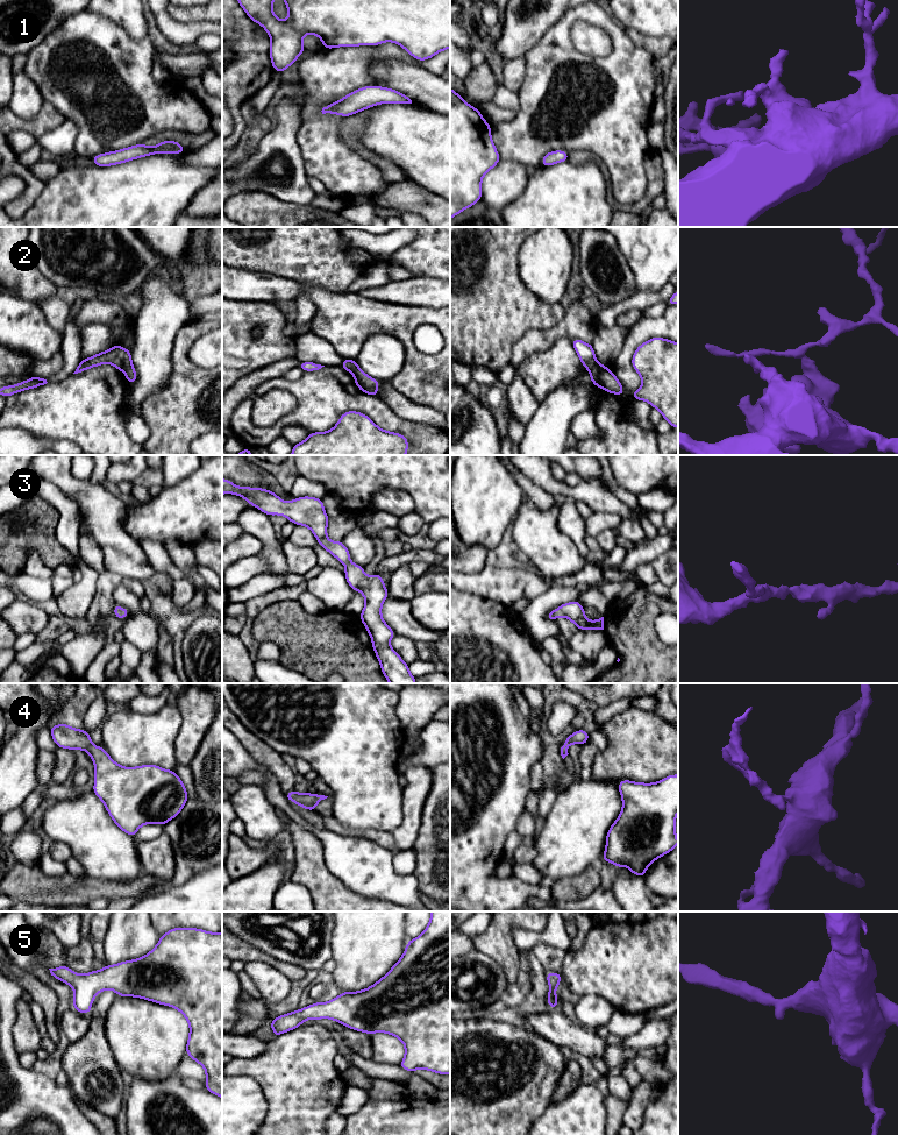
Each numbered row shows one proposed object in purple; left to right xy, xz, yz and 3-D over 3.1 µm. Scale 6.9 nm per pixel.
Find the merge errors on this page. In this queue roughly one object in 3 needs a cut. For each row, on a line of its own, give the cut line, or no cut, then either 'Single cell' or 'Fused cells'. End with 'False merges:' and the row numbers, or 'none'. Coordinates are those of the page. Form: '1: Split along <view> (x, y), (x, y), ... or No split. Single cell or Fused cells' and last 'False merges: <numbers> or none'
1: No split. Single cell
2: Split along yz (598, 363), (589, 371). Fused cells
3: No split. Single cell
4: No split. Single cell
5: No split. Single cell
False merges: 2

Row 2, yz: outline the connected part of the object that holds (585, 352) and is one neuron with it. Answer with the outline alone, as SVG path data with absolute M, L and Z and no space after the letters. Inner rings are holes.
M579 339L571 340L571 343L580 359L580 363L587 369L589 373L597 367L598 361L591 343L586 343Z

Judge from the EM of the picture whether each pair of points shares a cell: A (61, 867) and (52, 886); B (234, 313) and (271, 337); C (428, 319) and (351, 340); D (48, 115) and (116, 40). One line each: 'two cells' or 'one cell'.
A: two cells
B: one cell
C: one cell
D: two cells

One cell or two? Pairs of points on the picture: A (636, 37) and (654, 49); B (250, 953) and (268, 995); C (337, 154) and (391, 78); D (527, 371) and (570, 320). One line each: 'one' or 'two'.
A: one
B: two
C: two
D: two

